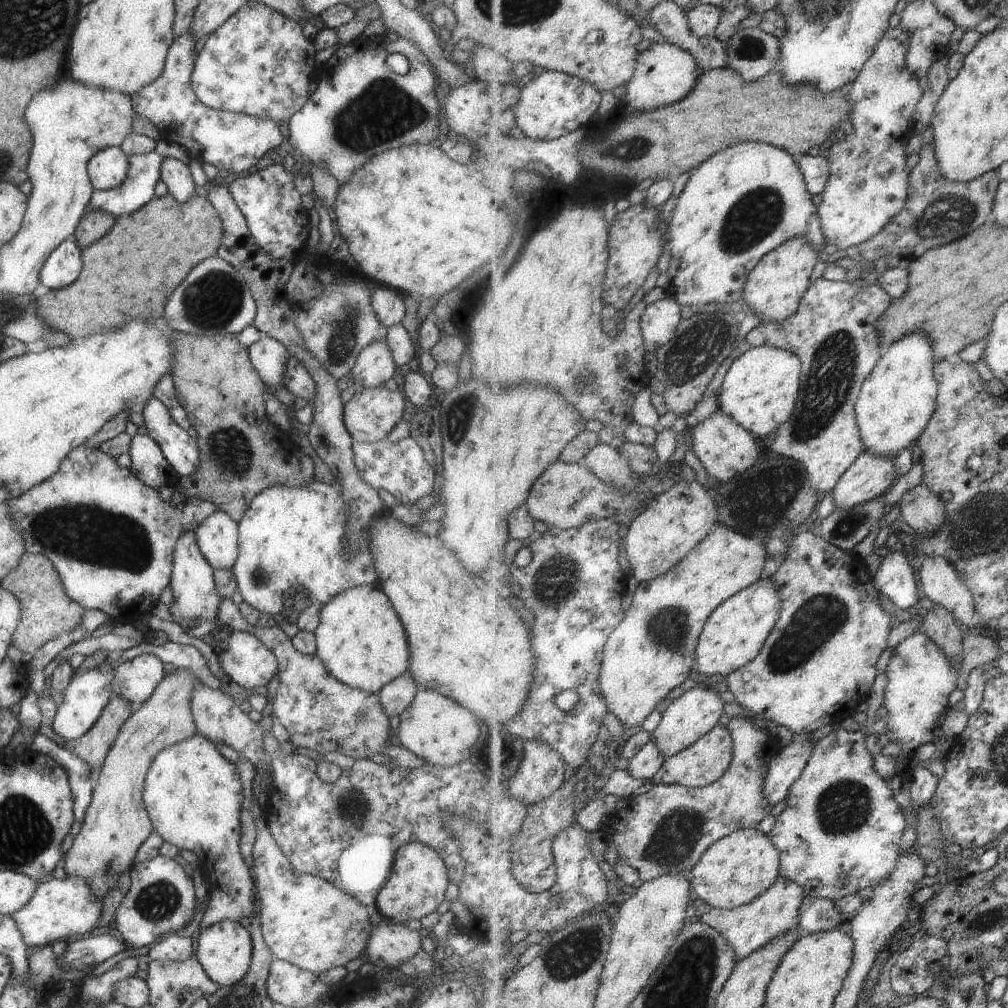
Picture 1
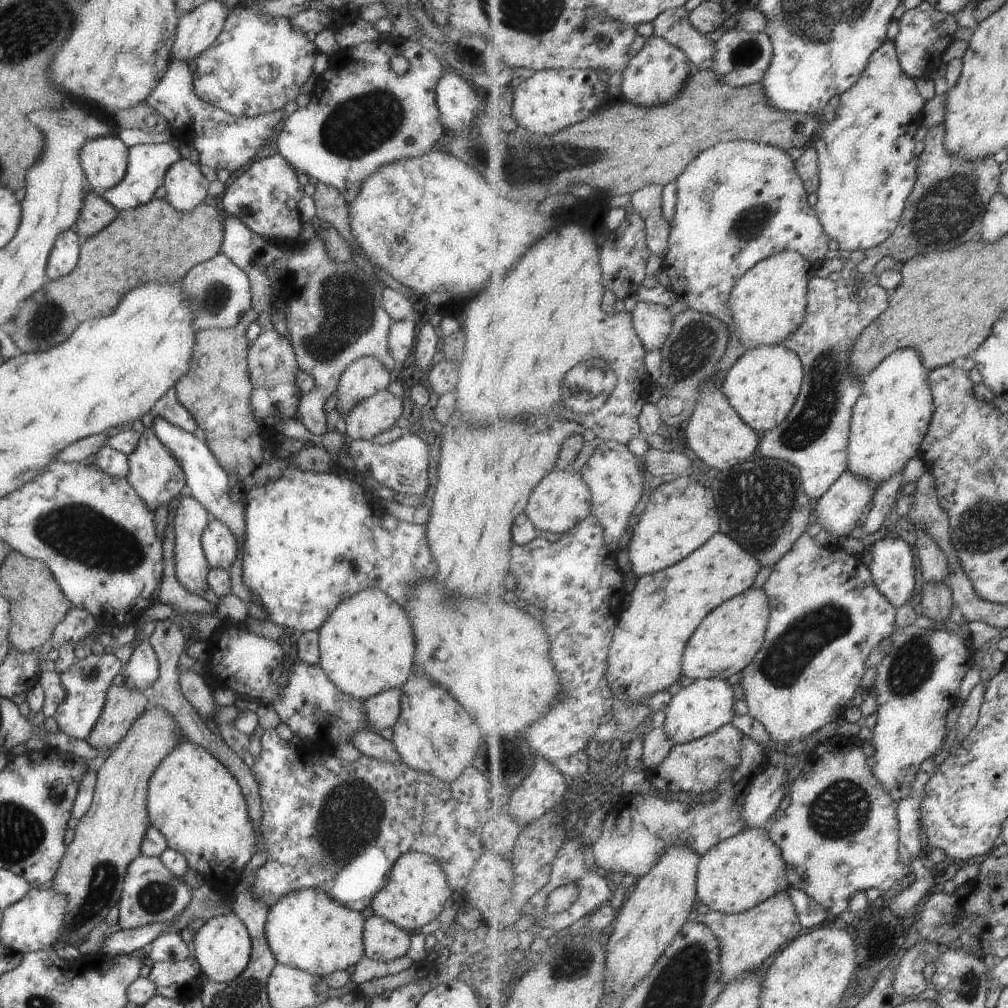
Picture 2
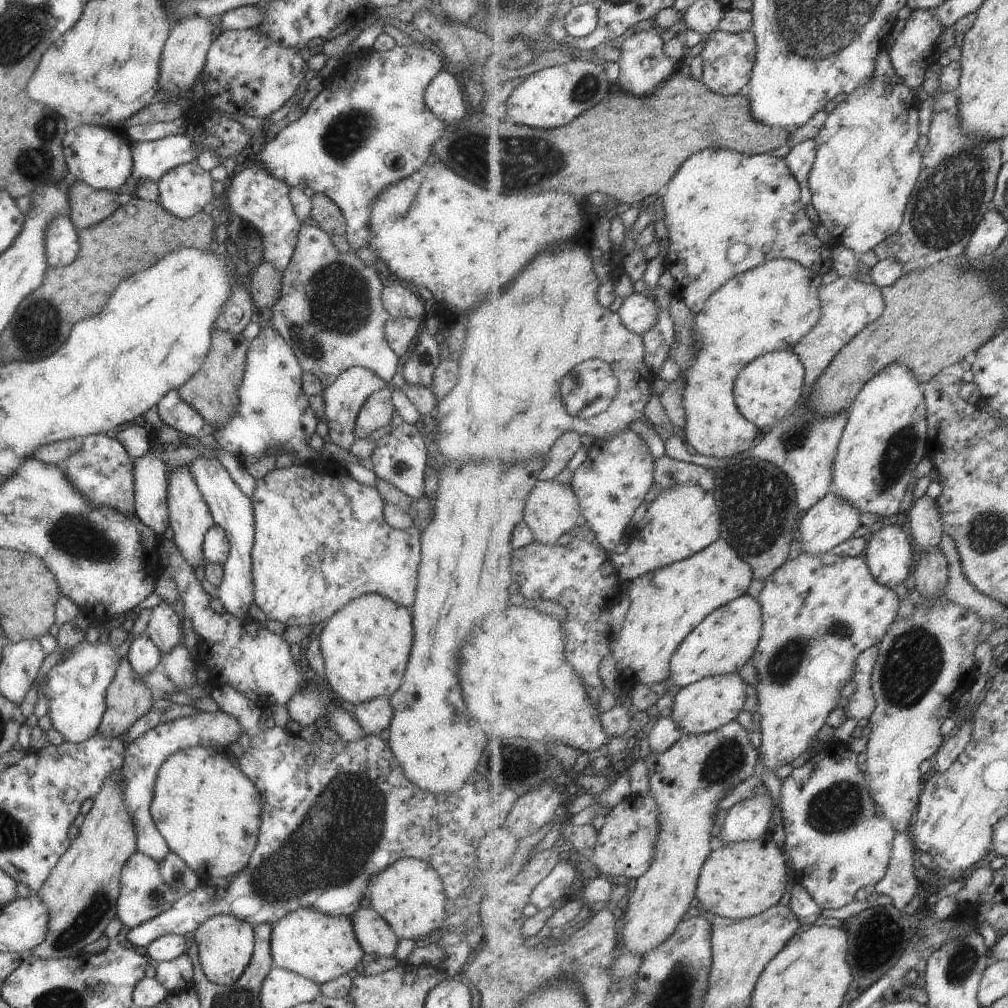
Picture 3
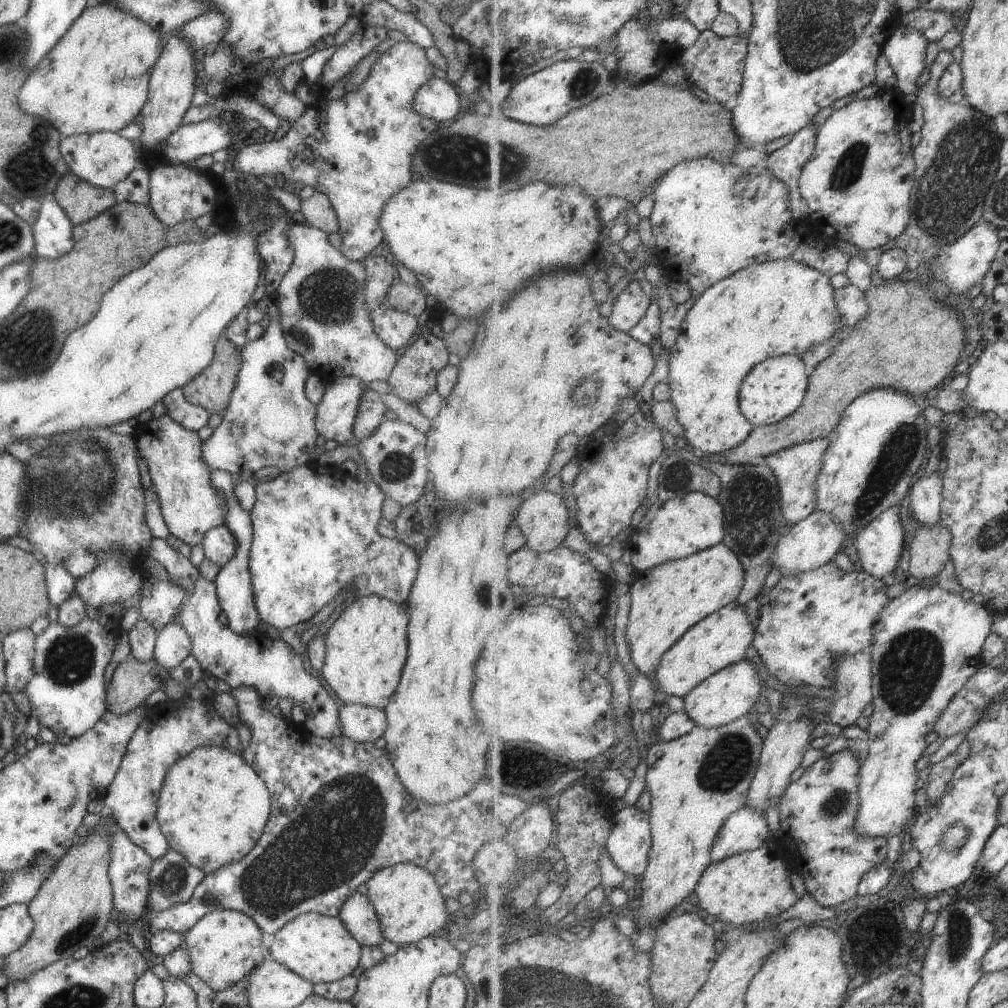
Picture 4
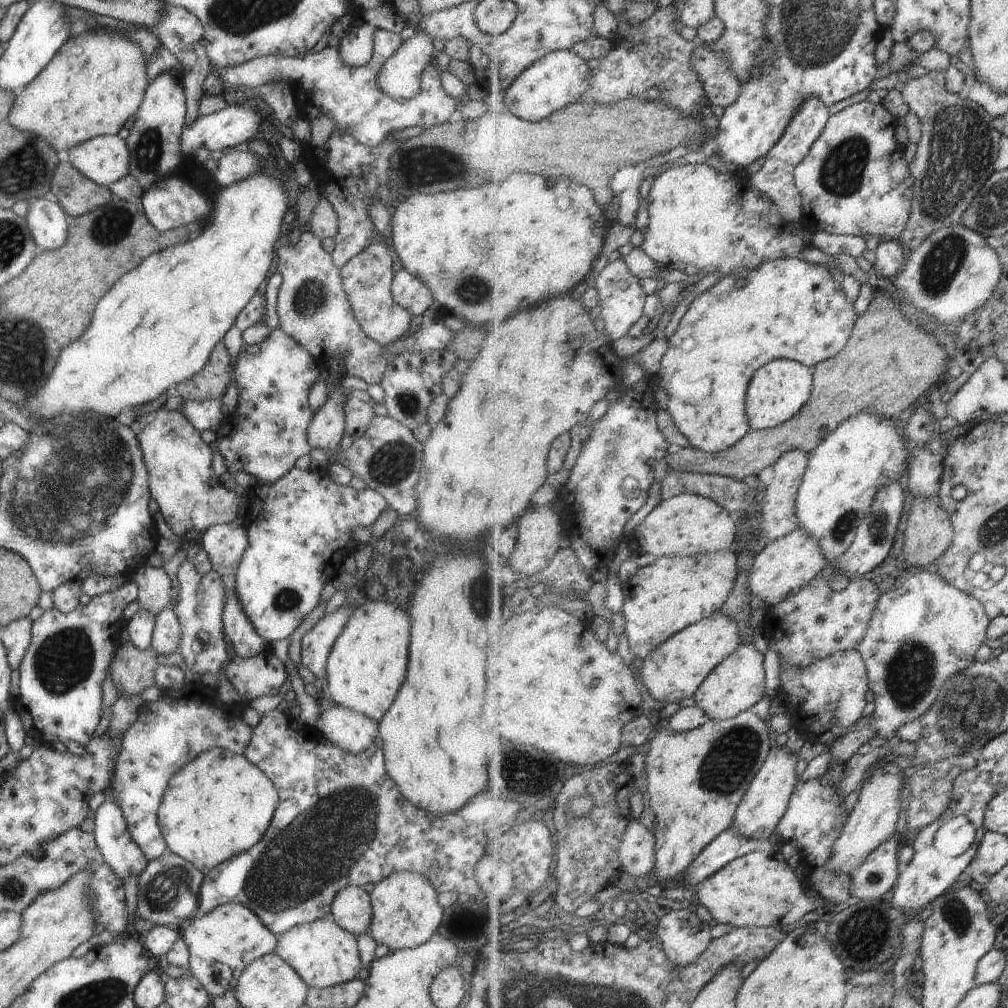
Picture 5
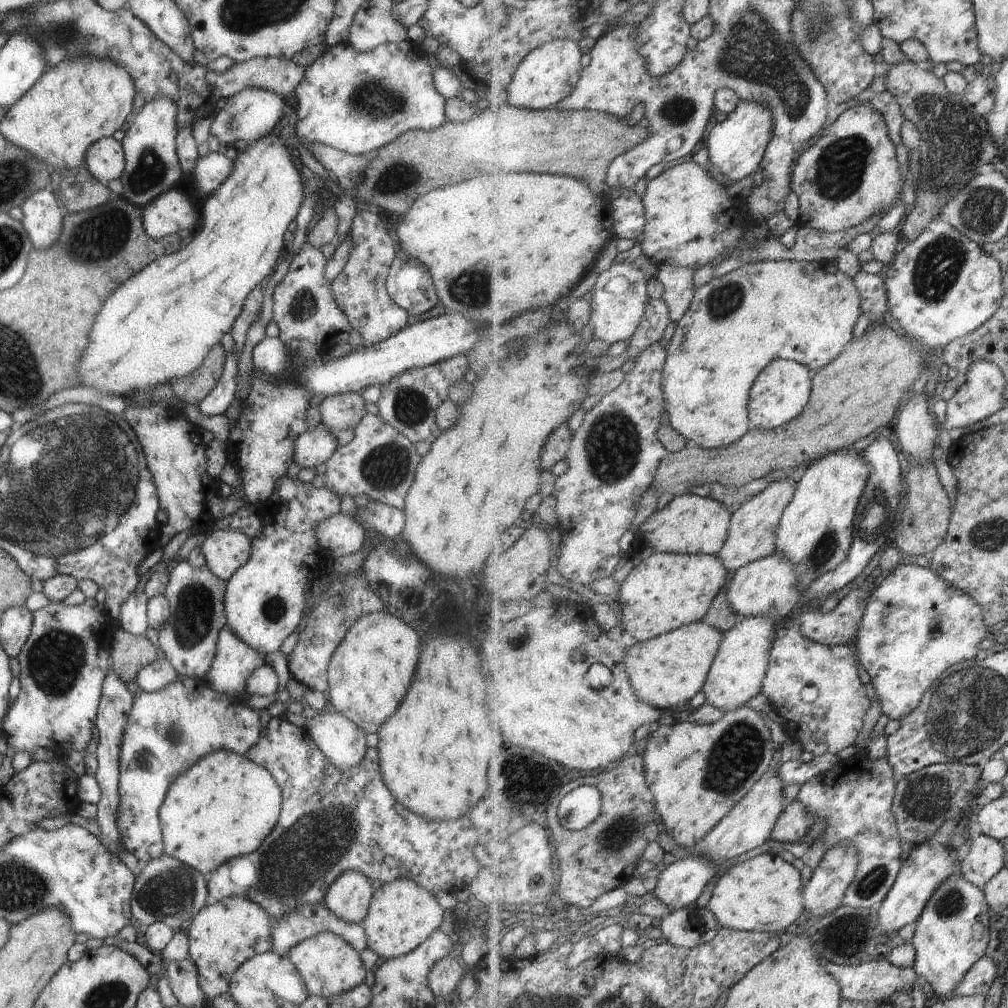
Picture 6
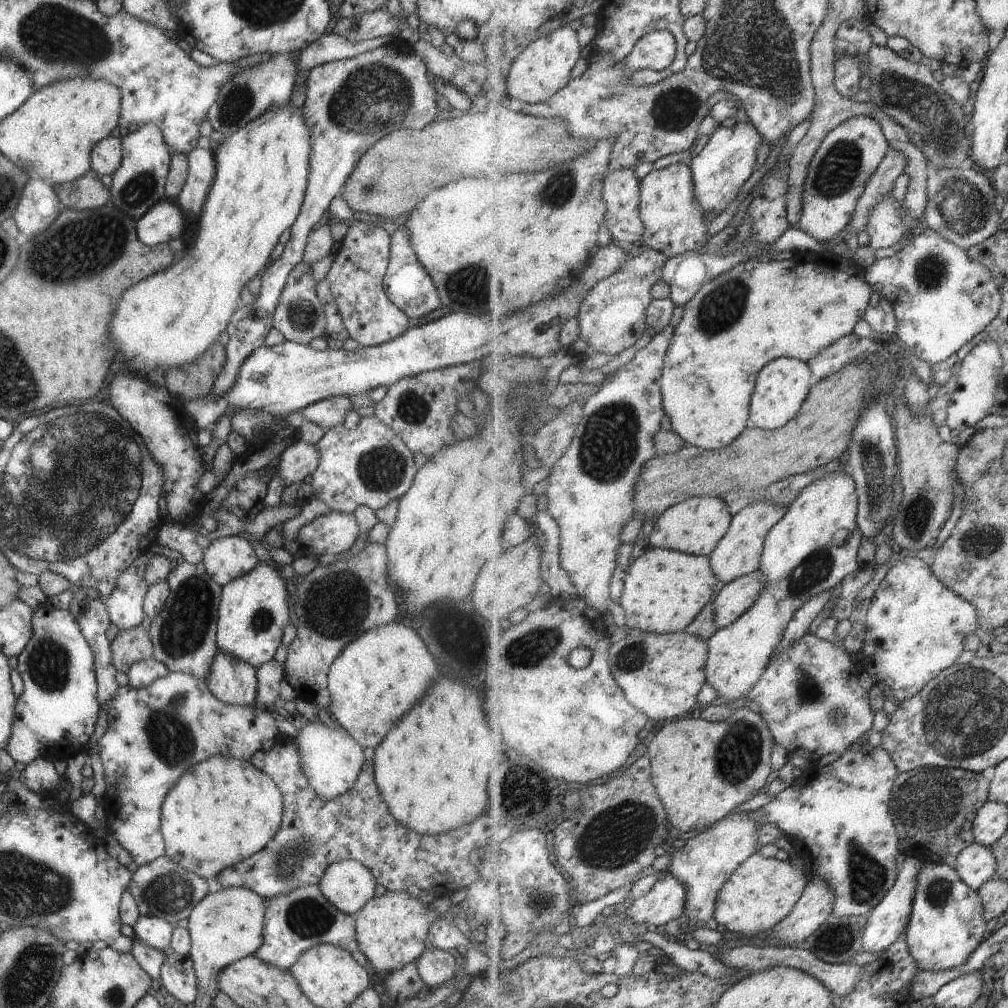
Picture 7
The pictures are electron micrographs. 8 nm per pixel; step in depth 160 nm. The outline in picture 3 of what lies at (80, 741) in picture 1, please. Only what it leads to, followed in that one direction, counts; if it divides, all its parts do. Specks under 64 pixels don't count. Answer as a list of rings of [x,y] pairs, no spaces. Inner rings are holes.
[[[121,657],[105,691],[105,710],[98,726],[103,736],[122,735],[149,710],[154,700],[154,691],[146,688],[140,678],[126,657]]]

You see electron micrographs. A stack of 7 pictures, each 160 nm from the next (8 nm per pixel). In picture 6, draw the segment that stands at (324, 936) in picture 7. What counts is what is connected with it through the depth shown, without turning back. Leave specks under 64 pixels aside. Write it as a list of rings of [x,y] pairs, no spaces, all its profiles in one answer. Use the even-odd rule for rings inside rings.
[[[319,902],[314,905],[300,905],[290,911],[288,915],[276,920],[274,927],[271,929],[271,951],[277,954],[285,954],[287,950],[289,950],[290,946],[293,946],[300,940],[322,932],[333,933],[340,936],[347,944],[350,944],[353,947],[353,950],[356,950],[358,953],[366,948],[365,933],[361,928],[361,925],[339,920],[330,910],[327,910],[327,907],[323,902]]]

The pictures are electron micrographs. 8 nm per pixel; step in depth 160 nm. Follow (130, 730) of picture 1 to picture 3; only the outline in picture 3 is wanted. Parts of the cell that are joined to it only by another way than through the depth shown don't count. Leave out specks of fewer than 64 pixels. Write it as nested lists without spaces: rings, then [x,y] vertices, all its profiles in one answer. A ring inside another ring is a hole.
[[[115,770],[100,784],[97,794],[92,798],[89,812],[84,814],[78,834],[65,852],[58,858],[55,866],[39,887],[36,895],[48,908],[48,923],[45,938],[33,947],[29,954],[40,959],[58,959],[73,957],[82,948],[102,935],[109,920],[116,916],[116,900],[120,885],[120,870],[123,863],[136,851],[136,834],[132,825],[132,818],[124,807],[121,792],[119,770]]]

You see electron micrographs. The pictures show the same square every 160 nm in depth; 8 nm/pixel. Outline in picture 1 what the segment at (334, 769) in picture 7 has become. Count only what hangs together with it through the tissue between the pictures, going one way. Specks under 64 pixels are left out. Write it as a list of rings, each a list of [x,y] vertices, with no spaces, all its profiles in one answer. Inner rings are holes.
[[[408,671],[385,684],[376,693],[385,716],[391,719],[401,714],[413,700],[418,688],[419,686],[416,685]]]

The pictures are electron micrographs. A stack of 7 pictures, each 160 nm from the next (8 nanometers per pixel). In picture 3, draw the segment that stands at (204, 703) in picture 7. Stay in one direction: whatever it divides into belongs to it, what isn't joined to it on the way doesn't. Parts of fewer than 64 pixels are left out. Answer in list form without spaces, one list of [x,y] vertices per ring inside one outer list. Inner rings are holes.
[[[221,710],[215,713],[197,711],[191,716],[159,723],[124,746],[122,766],[119,769],[120,778],[117,780],[120,782],[125,810],[132,818],[138,853],[143,853],[160,861],[162,856],[170,851],[165,839],[155,827],[149,812],[154,780],[160,764],[177,749],[185,749],[195,745],[211,747],[212,749],[227,748],[242,733],[245,732],[237,719],[221,712]]]

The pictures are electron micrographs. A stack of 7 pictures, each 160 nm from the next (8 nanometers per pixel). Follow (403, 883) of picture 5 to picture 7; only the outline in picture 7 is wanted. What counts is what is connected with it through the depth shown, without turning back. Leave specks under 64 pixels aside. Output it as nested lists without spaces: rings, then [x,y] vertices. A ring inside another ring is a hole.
[[[385,891],[381,896],[371,897],[355,913],[358,950],[364,954],[367,963],[373,966],[376,973],[389,974],[402,969],[425,951],[424,936],[439,913],[431,904],[423,904],[405,891]]]

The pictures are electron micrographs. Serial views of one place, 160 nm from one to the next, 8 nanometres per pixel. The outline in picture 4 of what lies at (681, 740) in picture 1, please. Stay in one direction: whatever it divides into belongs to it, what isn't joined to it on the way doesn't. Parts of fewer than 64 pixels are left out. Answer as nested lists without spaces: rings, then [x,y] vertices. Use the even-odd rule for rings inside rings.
[[[741,661],[710,676],[684,696],[684,711],[702,727],[719,728],[753,713],[753,706],[757,704],[762,690],[764,688],[757,667]]]

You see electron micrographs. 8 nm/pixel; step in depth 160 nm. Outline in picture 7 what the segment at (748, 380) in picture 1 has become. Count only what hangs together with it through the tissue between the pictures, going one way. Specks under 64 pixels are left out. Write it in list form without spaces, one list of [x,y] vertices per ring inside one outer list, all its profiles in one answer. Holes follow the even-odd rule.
[[[781,357],[764,366],[756,382],[756,391],[752,394],[751,425],[761,429],[778,429],[791,422],[800,414],[812,390],[811,374],[809,363],[791,357]]]

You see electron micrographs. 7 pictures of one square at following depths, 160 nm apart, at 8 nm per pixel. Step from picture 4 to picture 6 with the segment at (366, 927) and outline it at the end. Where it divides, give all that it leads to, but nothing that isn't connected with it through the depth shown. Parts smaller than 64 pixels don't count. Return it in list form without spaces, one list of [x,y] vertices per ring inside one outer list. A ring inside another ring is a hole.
[[[342,872],[330,884],[323,903],[339,920],[360,925],[373,893],[370,882],[360,872]]]

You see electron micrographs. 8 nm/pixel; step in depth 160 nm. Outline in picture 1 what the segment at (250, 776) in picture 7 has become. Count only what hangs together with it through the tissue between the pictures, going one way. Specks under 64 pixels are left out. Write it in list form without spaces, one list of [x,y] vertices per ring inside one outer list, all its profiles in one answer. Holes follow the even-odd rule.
[[[194,734],[184,741],[161,750],[154,757],[143,781],[142,800],[152,831],[159,834],[164,842],[176,847],[178,851],[193,852],[198,859],[198,869],[209,882],[207,891],[210,901],[204,910],[198,932],[221,920],[238,921],[241,918],[249,918],[253,912],[255,898],[253,898],[253,882],[251,882],[249,869],[239,853],[242,788],[236,764],[226,760],[207,738]]]

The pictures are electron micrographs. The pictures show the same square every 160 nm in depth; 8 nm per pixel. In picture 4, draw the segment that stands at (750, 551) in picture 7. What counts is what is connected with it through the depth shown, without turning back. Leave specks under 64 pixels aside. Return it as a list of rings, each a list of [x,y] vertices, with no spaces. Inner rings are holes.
[[[830,437],[818,438],[780,450],[778,453],[765,456],[767,463],[776,474],[778,488],[781,491],[782,509],[785,520],[790,525],[805,520],[818,509],[817,483],[824,468],[824,456],[832,443]]]

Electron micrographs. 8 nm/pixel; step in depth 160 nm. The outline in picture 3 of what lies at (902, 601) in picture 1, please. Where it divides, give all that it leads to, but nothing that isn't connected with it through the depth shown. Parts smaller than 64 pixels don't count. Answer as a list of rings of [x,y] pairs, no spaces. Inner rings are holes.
[[[895,520],[869,537],[863,557],[872,575],[890,589],[903,584],[913,573],[913,548],[903,525]]]

